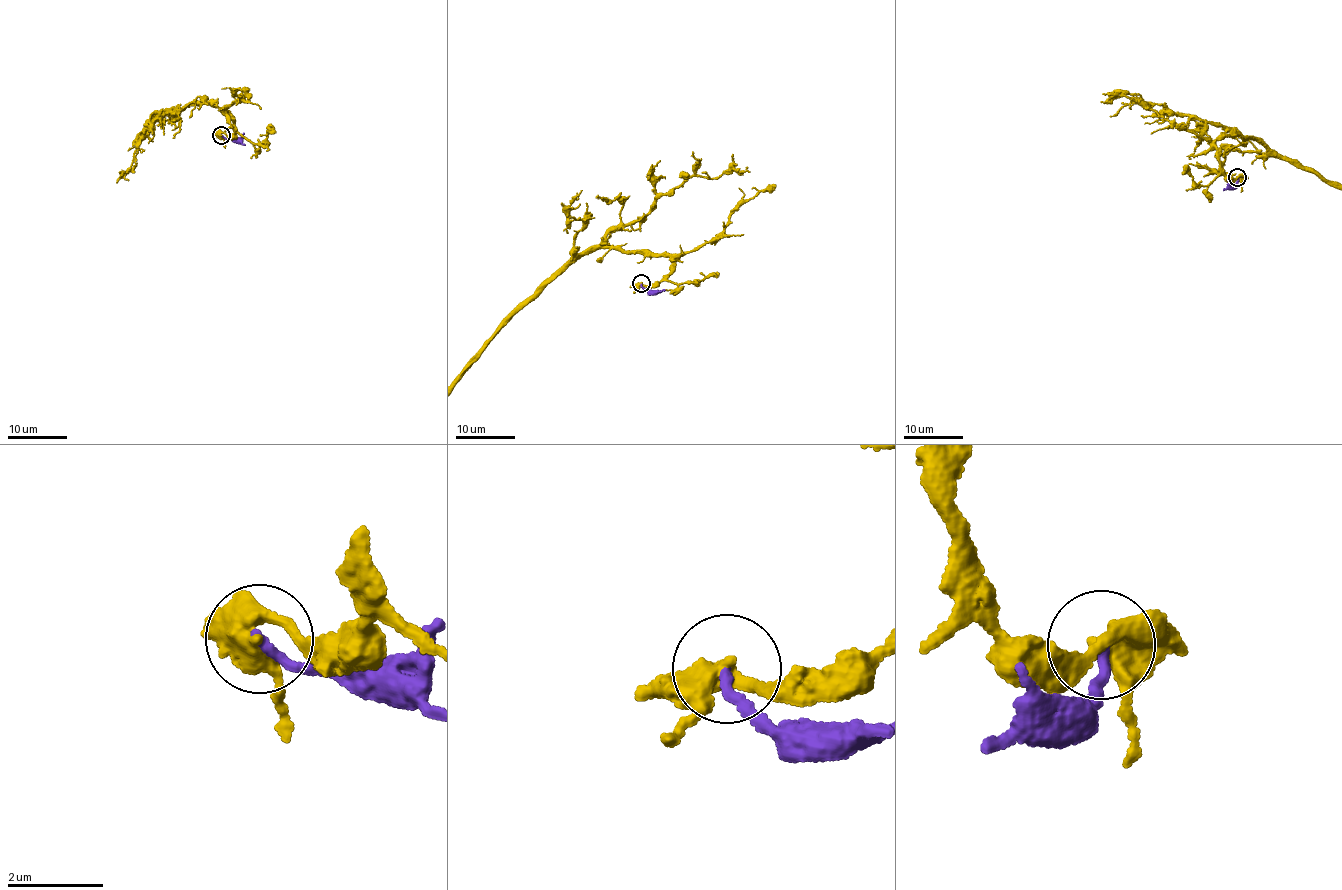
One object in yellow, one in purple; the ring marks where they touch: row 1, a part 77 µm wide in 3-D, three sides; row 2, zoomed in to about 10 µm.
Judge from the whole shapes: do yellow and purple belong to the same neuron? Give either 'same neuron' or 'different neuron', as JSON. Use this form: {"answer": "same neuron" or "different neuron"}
{"answer": "different neuron"}

